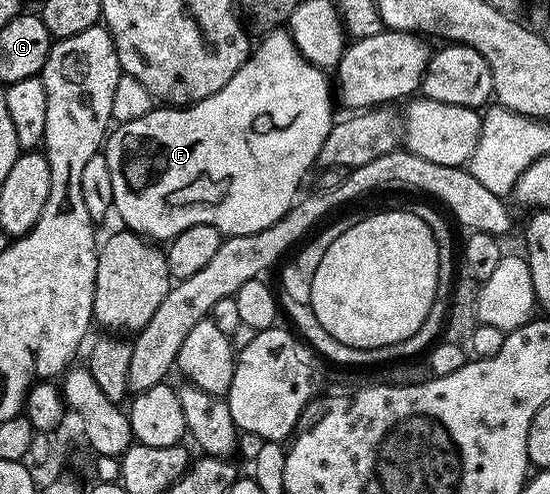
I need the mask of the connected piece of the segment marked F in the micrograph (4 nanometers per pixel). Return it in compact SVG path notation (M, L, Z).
M280 27L274 29L272 32L266 32L261 38L263 38L262 41L259 42L258 45L256 42L255 48L252 52L250 52L249 58L243 63L243 67L239 67L239 71L235 71L235 75L231 75L231 79L227 79L227 83L223 83L223 87L219 87L219 91L215 91L215 95L211 95L207 99L197 101L193 105L186 105L184 107L154 107L147 115L143 115L143 119L131 119L130 121L120 122L120 124L118 124L116 128L114 128L112 132L106 136L105 144L103 146L103 156L105 158L105 162L107 163L107 171L111 171L111 195L113 196L113 209L115 210L115 213L118 213L118 215L121 216L121 221L125 224L122 226L124 226L128 232L138 233L140 237L146 238L153 243L168 243L173 240L175 235L179 235L187 227L199 227L200 225L210 225L211 227L215 227L225 237L253 235L256 232L263 231L264 228L271 227L272 224L278 223L279 219L283 219L283 217L287 215L289 209L292 208L298 200L299 194L301 193L299 192L301 189L301 180L308 175L309 168L314 168L314 166L317 165L317 156L323 147L323 139L327 139L327 135L333 126L335 120L335 114L333 114L333 101L335 105L335 93L331 88L330 78L329 81L325 78L328 77L326 70L315 67L310 63L310 61L303 59L303 55L295 47L292 35L290 35L290 33L284 28Z

